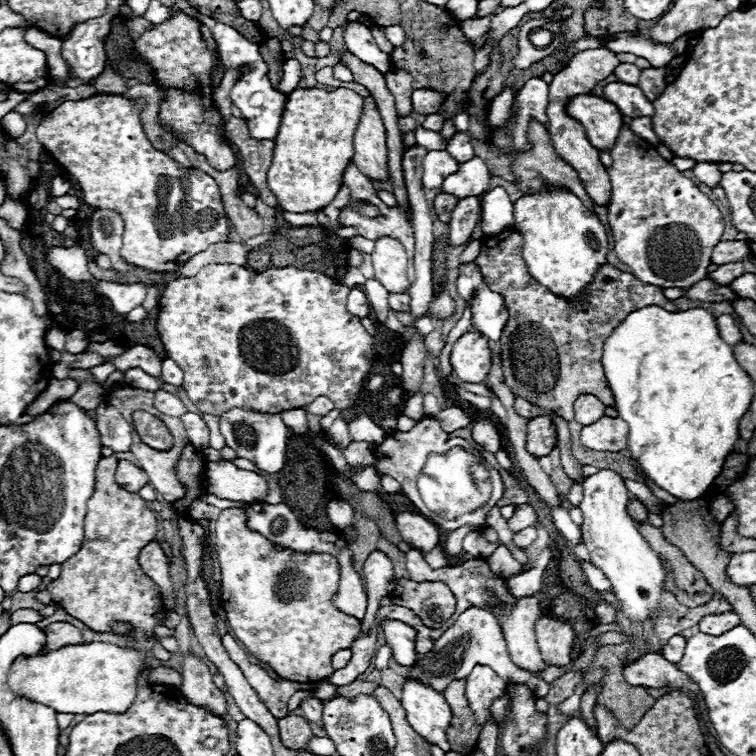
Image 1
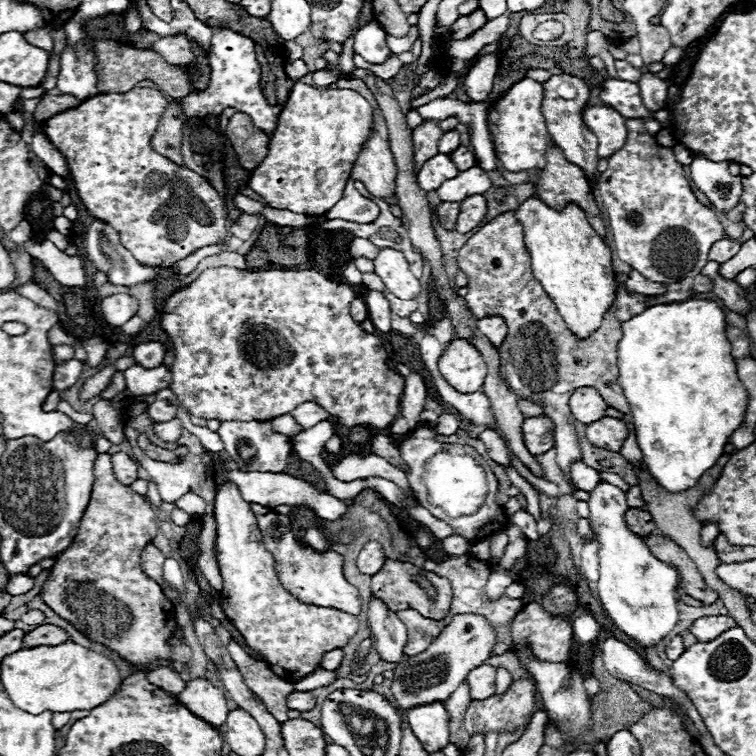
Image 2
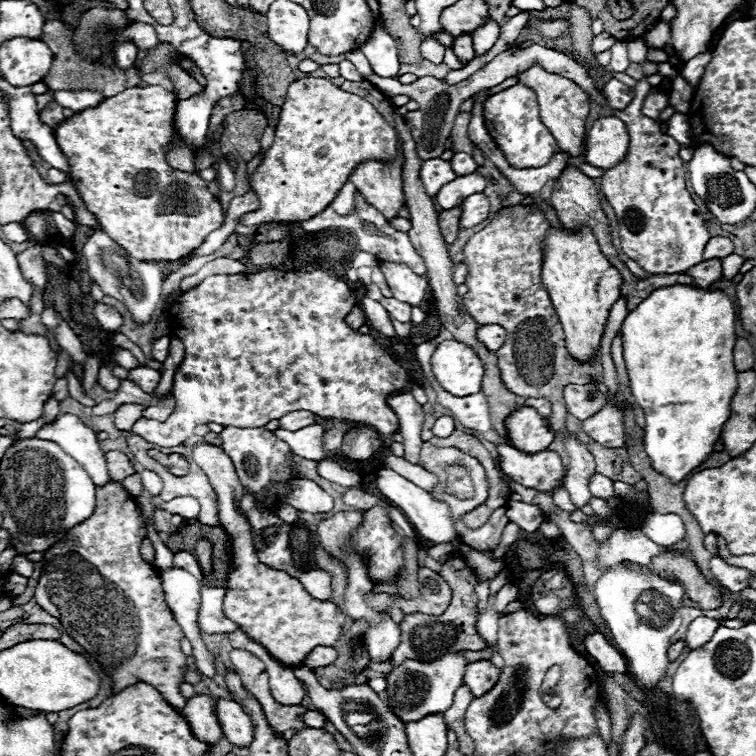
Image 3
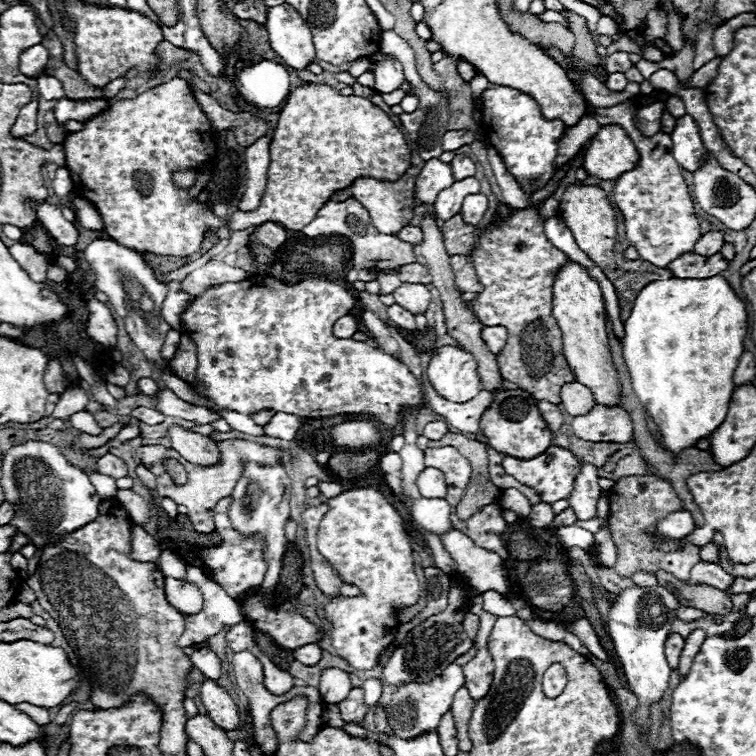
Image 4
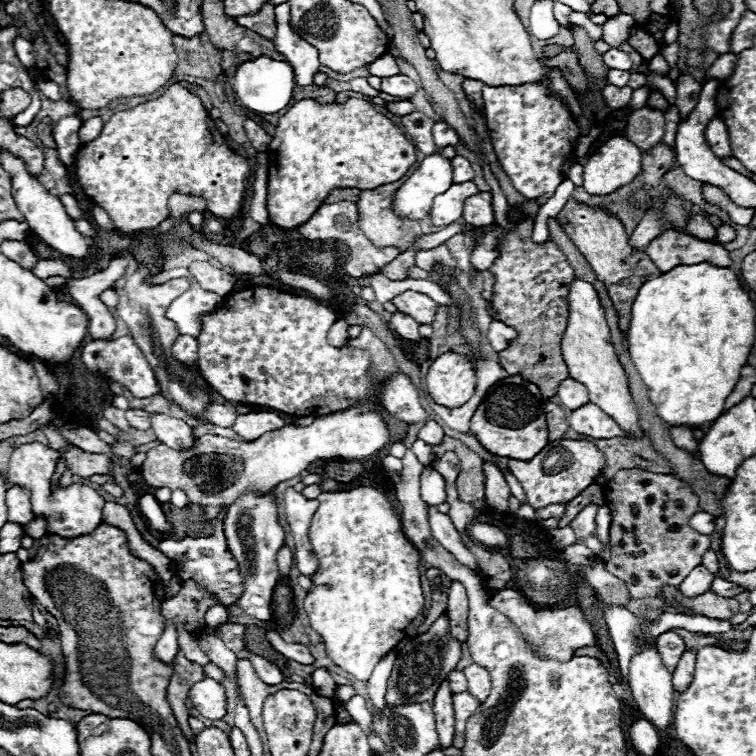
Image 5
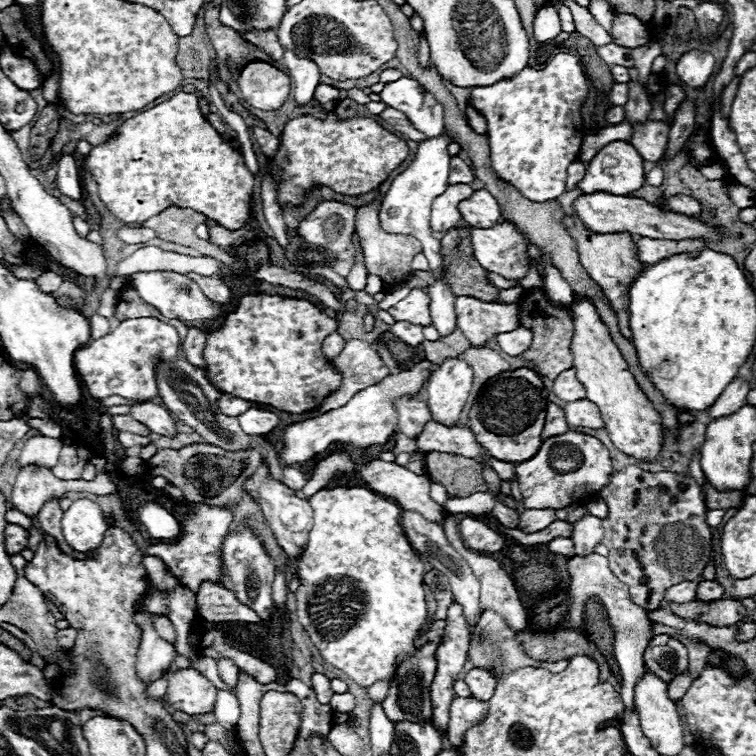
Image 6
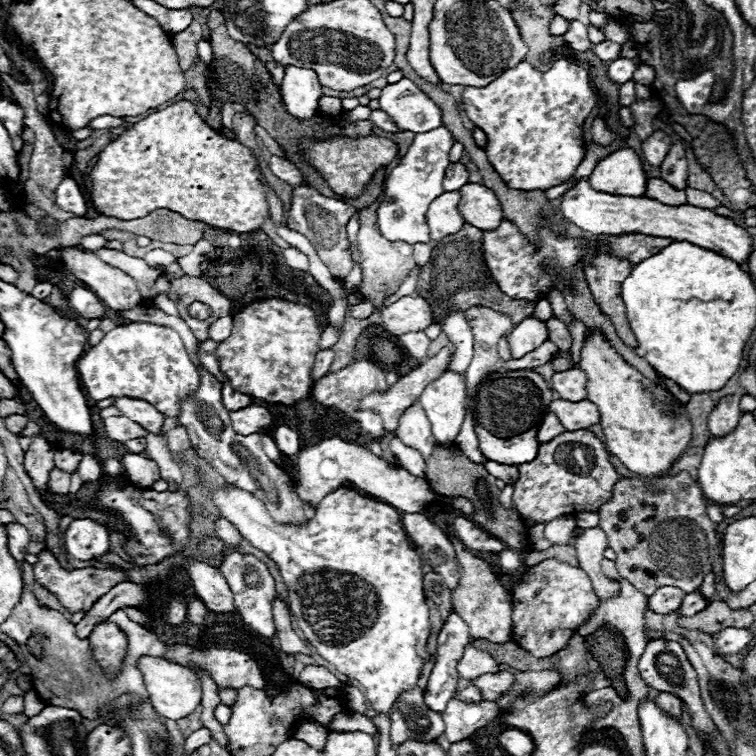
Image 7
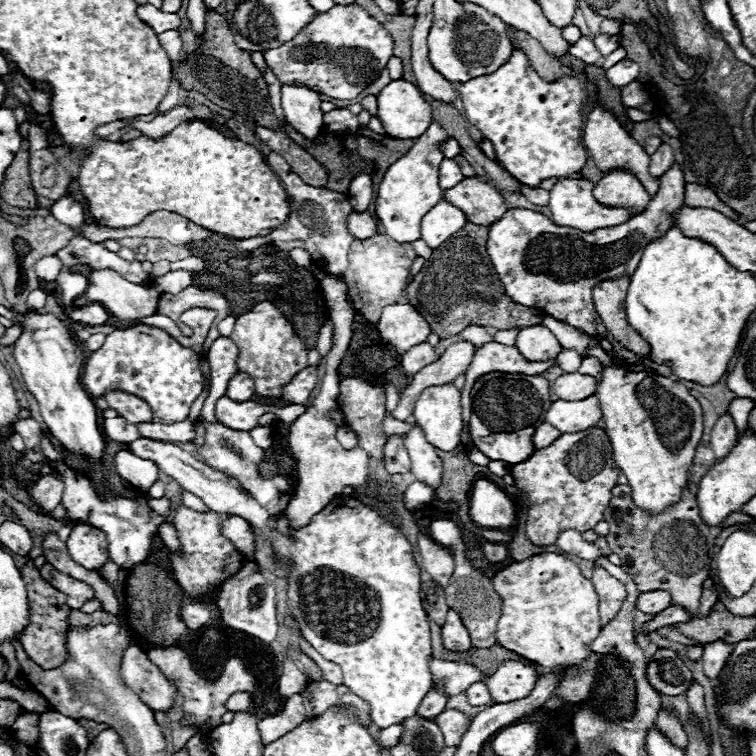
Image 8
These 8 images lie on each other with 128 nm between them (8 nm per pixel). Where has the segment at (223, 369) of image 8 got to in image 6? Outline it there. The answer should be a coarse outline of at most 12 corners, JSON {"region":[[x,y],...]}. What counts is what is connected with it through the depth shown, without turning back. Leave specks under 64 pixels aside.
{"region":[[188,330],[182,352],[194,366],[204,368],[206,332]]}

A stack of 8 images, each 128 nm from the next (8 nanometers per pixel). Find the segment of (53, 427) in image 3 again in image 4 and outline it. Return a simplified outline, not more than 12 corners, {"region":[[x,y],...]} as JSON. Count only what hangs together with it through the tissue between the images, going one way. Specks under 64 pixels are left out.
{"region":[[86,468],[100,498],[116,496],[116,480]]}

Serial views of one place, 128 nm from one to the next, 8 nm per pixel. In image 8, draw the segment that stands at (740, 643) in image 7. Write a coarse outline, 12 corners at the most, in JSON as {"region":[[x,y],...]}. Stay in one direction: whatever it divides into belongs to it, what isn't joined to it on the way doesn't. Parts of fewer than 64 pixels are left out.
{"region":[[722,640],[704,646],[708,678],[722,672],[734,644]]}

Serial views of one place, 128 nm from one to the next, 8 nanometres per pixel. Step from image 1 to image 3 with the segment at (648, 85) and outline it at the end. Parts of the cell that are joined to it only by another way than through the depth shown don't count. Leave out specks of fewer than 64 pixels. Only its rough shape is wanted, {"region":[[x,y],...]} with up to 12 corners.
{"region":[[650,88],[642,114],[656,120],[668,106],[668,94]]}

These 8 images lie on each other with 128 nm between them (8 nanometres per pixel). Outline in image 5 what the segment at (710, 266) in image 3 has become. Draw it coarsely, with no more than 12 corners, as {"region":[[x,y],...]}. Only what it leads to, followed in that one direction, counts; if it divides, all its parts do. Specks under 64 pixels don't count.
{"region":[[666,232],[644,250],[660,272],[712,262],[732,266],[720,244]]}

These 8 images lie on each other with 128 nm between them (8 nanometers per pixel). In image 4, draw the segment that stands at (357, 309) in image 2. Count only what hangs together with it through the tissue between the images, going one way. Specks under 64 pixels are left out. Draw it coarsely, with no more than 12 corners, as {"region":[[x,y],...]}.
{"region":[[352,314],[336,320],[332,330],[338,338],[350,338],[358,330]]}

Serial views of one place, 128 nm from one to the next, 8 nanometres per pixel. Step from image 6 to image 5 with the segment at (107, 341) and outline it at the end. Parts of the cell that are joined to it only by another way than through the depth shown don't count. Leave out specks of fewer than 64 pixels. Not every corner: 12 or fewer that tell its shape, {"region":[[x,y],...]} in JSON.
{"region":[[130,336],[82,348],[90,372],[120,382],[136,398],[160,386]]}

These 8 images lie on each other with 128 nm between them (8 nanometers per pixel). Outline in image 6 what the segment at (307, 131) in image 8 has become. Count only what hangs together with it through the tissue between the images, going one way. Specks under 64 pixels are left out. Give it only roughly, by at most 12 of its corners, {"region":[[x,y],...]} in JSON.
{"region":[[284,50],[294,100],[310,102],[320,82],[316,62]]}

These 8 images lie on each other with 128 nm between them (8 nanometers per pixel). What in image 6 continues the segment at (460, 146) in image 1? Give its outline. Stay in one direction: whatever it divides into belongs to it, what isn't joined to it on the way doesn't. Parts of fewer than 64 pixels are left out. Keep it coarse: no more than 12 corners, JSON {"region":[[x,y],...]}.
{"region":[[452,156],[448,184],[470,184],[474,172]]}

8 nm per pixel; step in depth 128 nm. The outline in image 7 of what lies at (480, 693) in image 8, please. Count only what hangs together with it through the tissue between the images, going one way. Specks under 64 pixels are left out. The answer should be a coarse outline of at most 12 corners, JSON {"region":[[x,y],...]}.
{"region":[[470,684],[456,694],[462,702],[482,702],[478,688]]}

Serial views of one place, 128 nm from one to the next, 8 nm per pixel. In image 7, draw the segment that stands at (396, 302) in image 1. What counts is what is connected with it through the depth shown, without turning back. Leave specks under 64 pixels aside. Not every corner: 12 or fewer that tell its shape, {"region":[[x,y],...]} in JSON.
{"region":[[408,332],[398,340],[420,362],[428,358],[430,338],[424,332]]}

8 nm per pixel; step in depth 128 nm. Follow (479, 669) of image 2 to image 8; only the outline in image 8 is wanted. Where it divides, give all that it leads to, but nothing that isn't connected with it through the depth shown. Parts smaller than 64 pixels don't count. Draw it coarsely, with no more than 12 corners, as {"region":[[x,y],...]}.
{"region":[[502,662],[484,680],[494,704],[526,698],[536,672]]}

